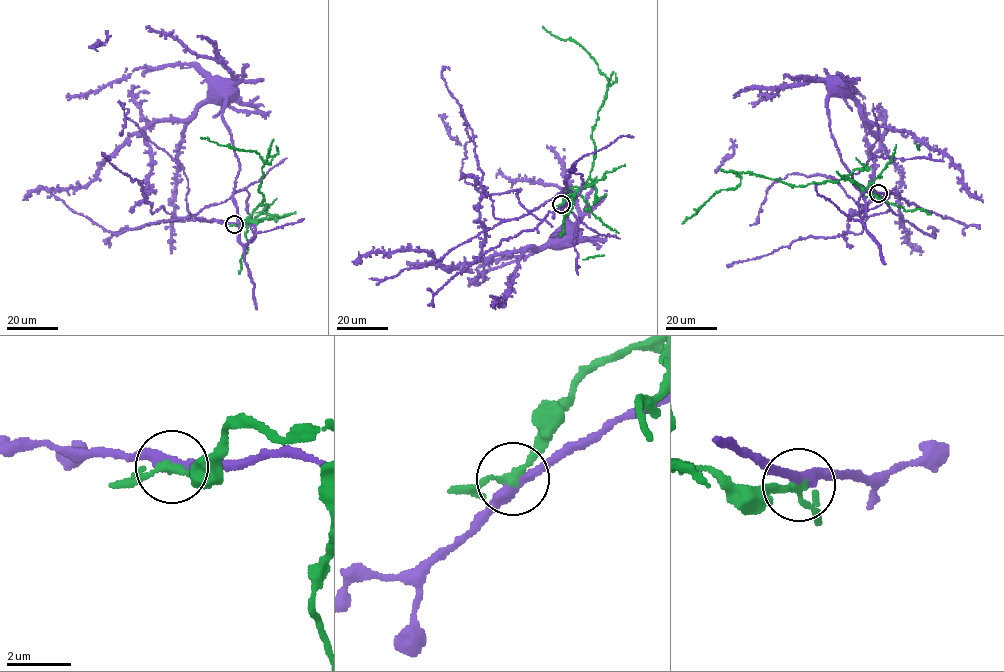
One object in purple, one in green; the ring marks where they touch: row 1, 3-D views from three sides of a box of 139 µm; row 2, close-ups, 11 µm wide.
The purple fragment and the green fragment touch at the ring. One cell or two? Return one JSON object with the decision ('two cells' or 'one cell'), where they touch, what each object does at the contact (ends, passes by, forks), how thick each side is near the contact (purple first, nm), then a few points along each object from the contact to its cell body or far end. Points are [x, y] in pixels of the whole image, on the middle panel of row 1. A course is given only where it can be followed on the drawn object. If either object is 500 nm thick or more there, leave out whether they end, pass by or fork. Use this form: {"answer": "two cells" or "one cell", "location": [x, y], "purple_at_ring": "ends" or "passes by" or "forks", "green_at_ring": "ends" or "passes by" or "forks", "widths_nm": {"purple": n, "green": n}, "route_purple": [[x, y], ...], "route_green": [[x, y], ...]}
{"answer": "two cells", "location": [561, 204], "purple_at_ring": "passes by", "green_at_ring": "passes by", "widths_nm": {"purple": 320, "green": 200}, "route_purple": [[561, 204], [577, 196], [582, 174], [572, 172], [565, 180], [565, 193], [573, 195], [561, 210], [569, 226]], "route_green": [[561, 204], [589, 178], [595, 152], [591, 131], [611, 74], [616, 81], [609, 85], [578, 44], [542, 26]]}

